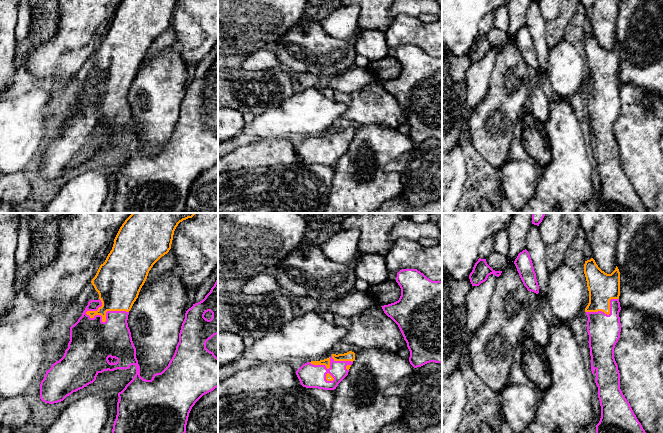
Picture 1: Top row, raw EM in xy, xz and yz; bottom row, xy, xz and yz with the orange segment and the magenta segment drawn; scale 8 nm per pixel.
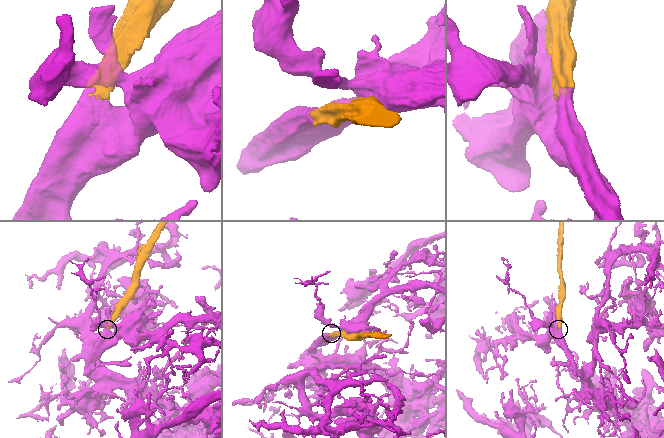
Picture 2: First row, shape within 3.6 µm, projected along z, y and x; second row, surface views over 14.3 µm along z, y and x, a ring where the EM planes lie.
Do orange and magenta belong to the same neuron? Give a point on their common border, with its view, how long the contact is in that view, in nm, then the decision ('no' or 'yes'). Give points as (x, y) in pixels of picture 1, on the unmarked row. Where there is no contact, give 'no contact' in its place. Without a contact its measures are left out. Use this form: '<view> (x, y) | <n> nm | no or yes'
xy (105, 93) | 360 nm | yes

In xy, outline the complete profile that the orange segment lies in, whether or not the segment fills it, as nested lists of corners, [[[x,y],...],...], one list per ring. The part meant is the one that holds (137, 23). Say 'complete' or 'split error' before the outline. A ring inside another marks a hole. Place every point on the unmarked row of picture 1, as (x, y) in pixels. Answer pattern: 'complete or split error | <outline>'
split error | [[[122,0],[120,3],[115,15],[112,26],[108,30],[105,38],[100,41],[95,53],[92,55],[91,59],[94,62],[95,66],[99,70],[98,76],[91,76],[88,78],[85,86],[82,89],[82,92],[78,97],[70,103],[70,117],[68,119],[68,124],[65,126],[64,132],[52,140],[51,144],[46,147],[44,155],[40,160],[40,175],[49,180],[54,180],[63,177],[67,172],[71,171],[73,168],[76,168],[80,165],[83,165],[87,161],[93,159],[96,156],[96,153],[99,149],[104,147],[114,147],[117,145],[129,145],[131,141],[136,143],[136,150],[133,155],[125,162],[125,164],[118,169],[118,178],[117,178],[117,191],[113,200],[112,213],[180,213],[186,210],[186,201],[189,193],[189,189],[195,179],[205,170],[213,167],[218,163],[218,134],[214,131],[213,128],[209,127],[206,124],[206,118],[211,115],[214,111],[218,110],[218,55],[216,56],[214,62],[211,64],[210,68],[205,72],[205,74],[193,80],[185,89],[185,95],[182,99],[181,106],[179,109],[179,118],[176,122],[175,129],[170,136],[168,142],[161,148],[153,151],[151,156],[143,155],[140,152],[140,142],[136,134],[136,124],[133,120],[131,108],[128,103],[128,91],[131,86],[134,78],[138,74],[139,68],[144,61],[148,49],[153,43],[153,41],[171,25],[171,20],[173,16],[174,7],[178,0]]]

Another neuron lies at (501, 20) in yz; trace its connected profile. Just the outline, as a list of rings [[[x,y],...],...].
[[[506,4],[501,5],[493,12],[493,25],[495,28],[507,33],[510,25],[510,18]]]

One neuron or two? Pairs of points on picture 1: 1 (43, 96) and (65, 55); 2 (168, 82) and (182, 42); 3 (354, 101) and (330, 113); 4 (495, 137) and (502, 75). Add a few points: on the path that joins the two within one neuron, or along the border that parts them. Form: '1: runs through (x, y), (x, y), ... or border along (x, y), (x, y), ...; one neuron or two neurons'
1: border along (41, 85), (51, 91), (57, 91); two neurons
2: border along (172, 46), (177, 50), (186, 65); two neurons
3: border along (334, 99), (346, 107), (342, 117); two neurons
4: runs through (495, 122), (495, 117), (502, 107), (502, 90); one neuron

